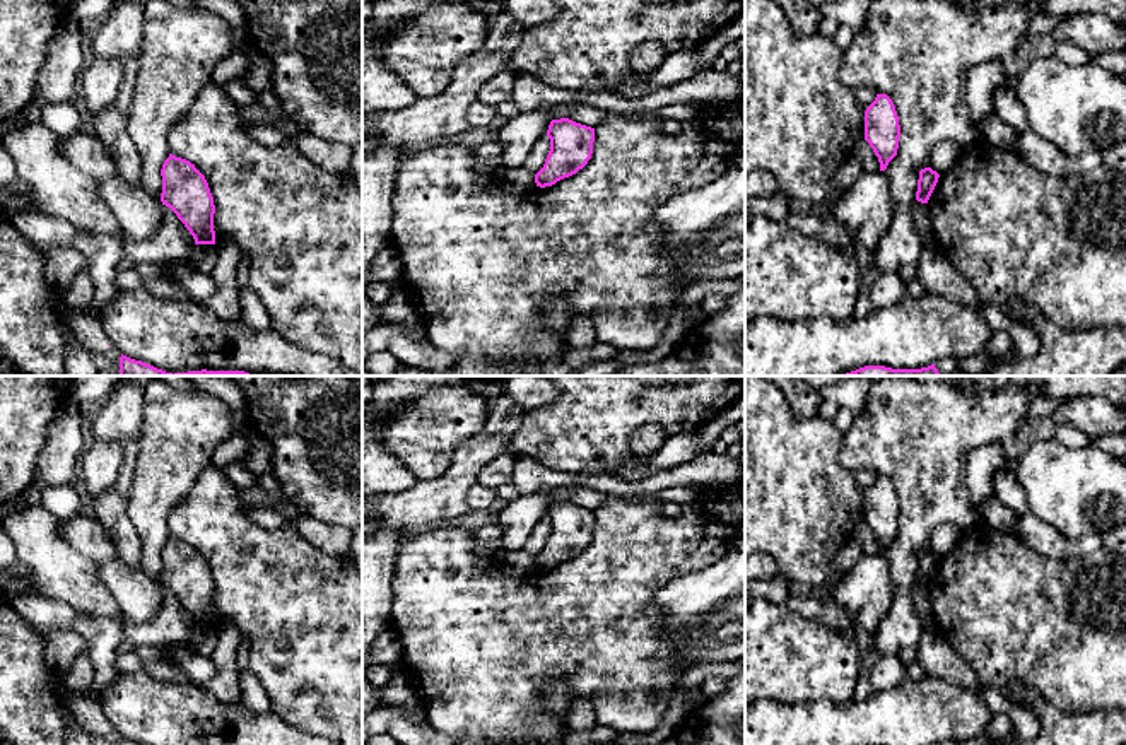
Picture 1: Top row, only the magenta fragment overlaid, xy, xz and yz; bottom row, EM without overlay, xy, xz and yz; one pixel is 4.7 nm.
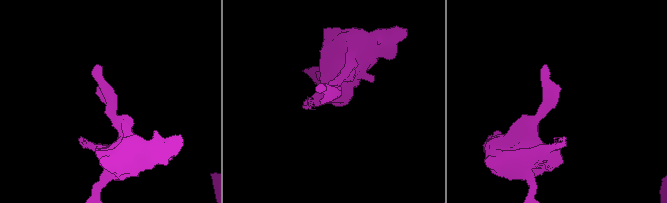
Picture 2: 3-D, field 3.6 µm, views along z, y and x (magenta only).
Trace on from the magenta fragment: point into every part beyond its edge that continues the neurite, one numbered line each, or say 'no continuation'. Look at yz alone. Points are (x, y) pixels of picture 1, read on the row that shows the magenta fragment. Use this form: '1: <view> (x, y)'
no continuation

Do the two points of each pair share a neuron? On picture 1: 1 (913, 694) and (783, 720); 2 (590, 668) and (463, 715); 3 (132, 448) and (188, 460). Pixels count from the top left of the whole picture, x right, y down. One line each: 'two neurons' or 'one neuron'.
1: one neuron
2: one neuron
3: two neurons

